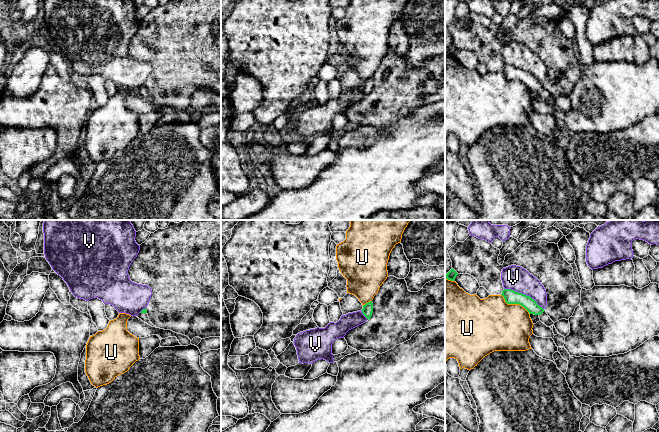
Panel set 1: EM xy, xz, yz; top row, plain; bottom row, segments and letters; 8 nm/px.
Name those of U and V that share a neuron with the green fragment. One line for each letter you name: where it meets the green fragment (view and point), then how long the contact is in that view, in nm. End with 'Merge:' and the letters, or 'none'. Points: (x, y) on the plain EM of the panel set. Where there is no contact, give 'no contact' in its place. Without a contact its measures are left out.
Merge: none

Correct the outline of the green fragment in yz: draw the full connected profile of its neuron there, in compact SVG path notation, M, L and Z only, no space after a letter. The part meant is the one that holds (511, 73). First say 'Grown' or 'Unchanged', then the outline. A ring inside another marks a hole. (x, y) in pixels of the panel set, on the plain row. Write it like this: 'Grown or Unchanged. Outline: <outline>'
Grown. Outline: M504 65L501 71L504 73L507 80L519 80L524 83L529 88L529 90L538 91L540 97L547 103L551 103L554 100L547 88L530 72L511 65Z

